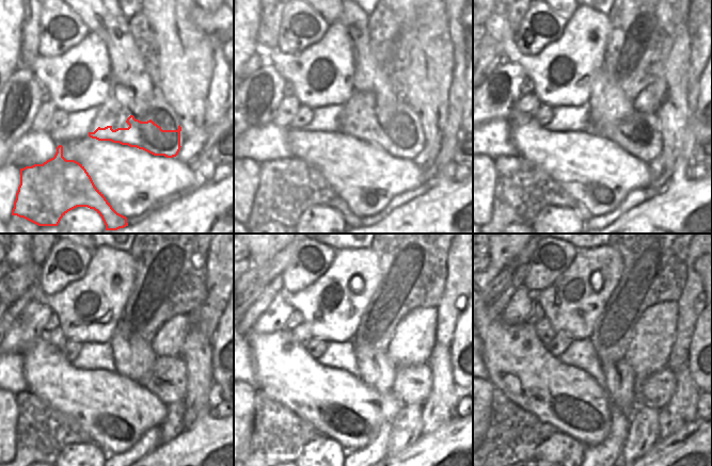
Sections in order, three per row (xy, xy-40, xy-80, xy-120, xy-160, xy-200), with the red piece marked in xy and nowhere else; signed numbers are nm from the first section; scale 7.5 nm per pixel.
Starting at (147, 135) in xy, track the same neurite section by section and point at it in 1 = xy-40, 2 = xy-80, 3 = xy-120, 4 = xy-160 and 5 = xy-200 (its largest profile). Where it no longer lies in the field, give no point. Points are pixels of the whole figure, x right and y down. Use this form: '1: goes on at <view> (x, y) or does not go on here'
1: goes on at xy-40 (384, 134)
2: goes on at xy-80 (625, 134)
3: goes on at xy-120 (160, 383)
4: goes on at xy-160 (404, 388)
5: goes on at xy-200 (646, 396)

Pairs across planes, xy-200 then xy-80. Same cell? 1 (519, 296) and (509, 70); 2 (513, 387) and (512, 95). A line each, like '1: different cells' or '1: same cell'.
1: same cell
2: different cells

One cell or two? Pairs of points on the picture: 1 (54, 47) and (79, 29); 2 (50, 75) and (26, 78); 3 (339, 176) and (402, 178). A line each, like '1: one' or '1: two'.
1: one
2: two
3: one

